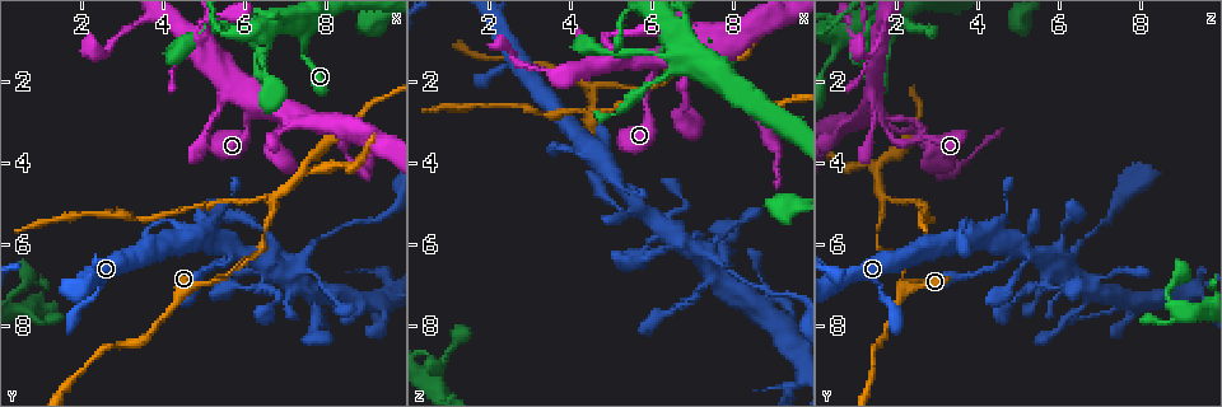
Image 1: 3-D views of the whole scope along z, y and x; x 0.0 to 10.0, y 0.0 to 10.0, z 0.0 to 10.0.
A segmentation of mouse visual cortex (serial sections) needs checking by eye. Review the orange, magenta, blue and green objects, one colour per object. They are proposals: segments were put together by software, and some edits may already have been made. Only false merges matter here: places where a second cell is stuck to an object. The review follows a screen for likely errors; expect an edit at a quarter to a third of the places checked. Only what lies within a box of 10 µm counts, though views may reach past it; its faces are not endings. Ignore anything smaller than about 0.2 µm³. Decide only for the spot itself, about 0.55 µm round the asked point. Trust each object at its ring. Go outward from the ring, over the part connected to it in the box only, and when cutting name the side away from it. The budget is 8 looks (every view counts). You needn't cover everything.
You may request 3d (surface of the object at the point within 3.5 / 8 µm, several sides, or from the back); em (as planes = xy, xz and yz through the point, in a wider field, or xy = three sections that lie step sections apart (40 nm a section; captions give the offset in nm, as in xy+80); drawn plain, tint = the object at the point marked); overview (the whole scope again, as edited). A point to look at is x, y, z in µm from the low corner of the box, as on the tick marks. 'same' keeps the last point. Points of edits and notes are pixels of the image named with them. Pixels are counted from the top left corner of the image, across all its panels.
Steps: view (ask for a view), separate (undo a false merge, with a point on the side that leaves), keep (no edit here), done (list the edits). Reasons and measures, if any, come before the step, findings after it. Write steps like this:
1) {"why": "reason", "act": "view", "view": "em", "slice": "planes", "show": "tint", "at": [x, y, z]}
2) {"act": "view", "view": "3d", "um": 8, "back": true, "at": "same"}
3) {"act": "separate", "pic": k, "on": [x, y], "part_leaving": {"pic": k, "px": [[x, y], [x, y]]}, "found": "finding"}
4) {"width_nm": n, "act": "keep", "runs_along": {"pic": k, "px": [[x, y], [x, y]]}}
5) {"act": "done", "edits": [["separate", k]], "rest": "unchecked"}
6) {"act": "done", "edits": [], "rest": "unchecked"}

{"why": "arms part here", "act": "view", "view": "3d", "um": 3.5, "at": [7.50, 4.20, 1.65]}

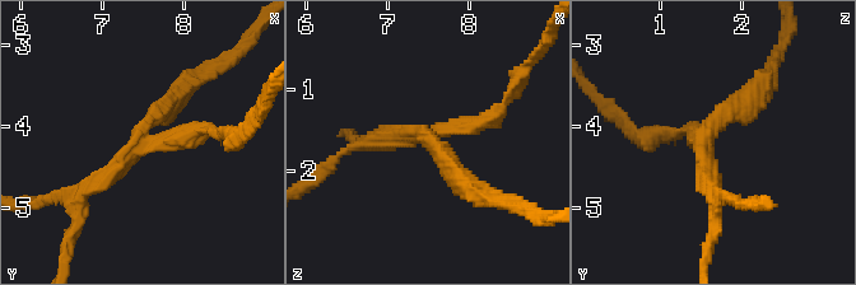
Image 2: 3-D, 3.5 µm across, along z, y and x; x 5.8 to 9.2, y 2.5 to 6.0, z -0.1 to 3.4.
{"act": "view", "view": "em", "slice": "xy", "step": 5, "show": "tint", "at": [7.45, 4.30, 1.60]}

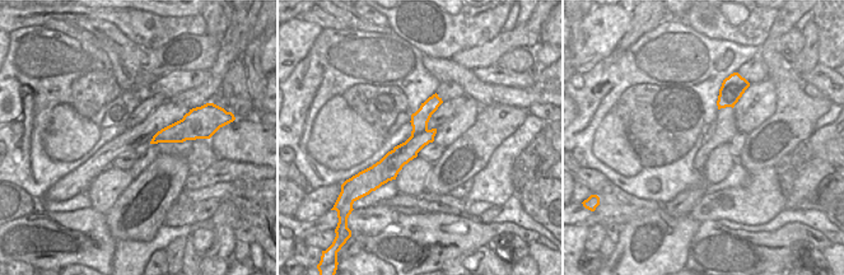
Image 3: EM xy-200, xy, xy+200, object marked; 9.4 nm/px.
{"arms": 3, "arm_widths_nm": [200, 200, 250], "act": "separate", "pic": 2, "on": [189, 143], "found": "a second cell is stuck on"}

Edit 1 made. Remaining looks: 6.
{"act": "view", "view": "overview"}

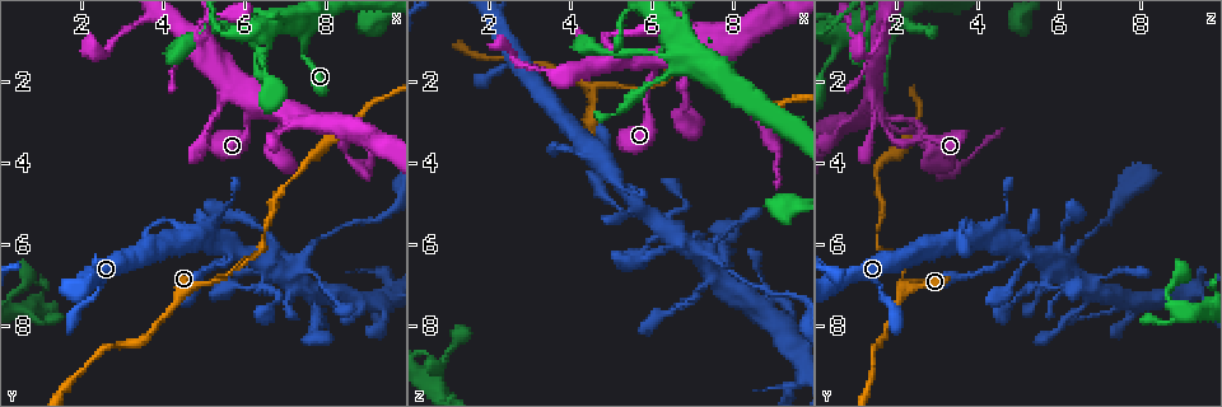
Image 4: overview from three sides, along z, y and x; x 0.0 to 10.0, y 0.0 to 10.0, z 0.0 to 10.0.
{"why": "two arms in line, one across", "act": "view", "view": "3d", "um": 8, "at": [7.25, 6.70, 6.35]}

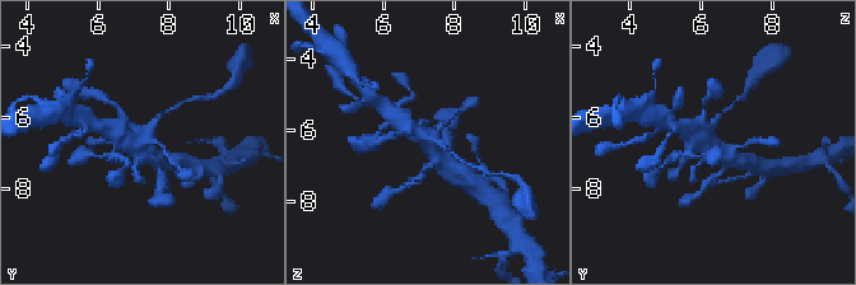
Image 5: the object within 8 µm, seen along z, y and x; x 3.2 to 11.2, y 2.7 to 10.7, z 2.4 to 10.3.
{"why": "shape alone is not enough", "act": "view", "view": "em", "slice": "xy", "step": 2, "show": "tint", "at": "same"}

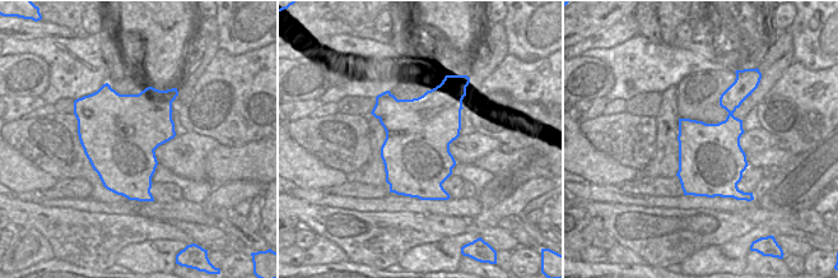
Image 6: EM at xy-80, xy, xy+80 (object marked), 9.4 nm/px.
{"act": "keep", "runs_along": {"pic": 5, "px": [[401, 120], [447, 164]]}, "found": "continuous, no second cell"}

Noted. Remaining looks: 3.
{"why": "small branch off a trunk", "act": "view", "view": "3d", "um": 8, "at": [6.30, 2.60, 1.35]}

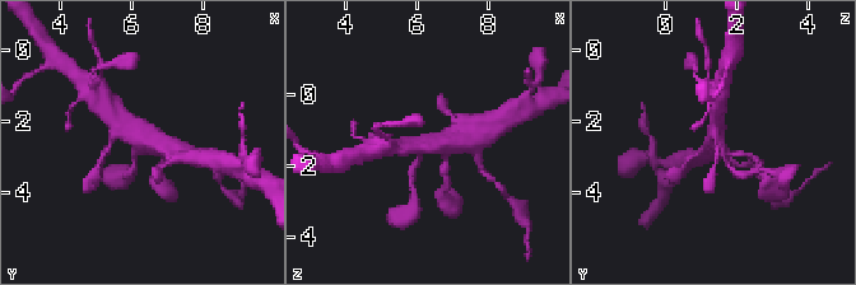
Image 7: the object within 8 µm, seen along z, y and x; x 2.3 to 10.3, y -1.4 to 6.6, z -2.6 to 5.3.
{"why": "closer look", "act": "view", "view": "3d", "um": 3.5, "at": "same"}

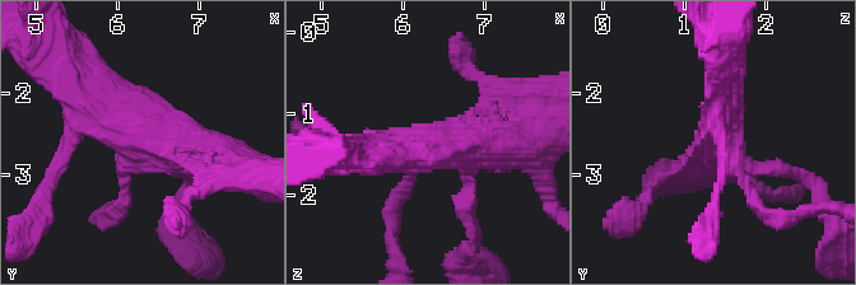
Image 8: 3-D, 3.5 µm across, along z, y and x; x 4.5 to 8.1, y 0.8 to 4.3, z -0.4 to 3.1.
{"why": "need the tissue", "act": "view", "view": "em", "slice": "xy", "step": 1, "show": "tint", "at": [6.30, 2.60, 1.40]}

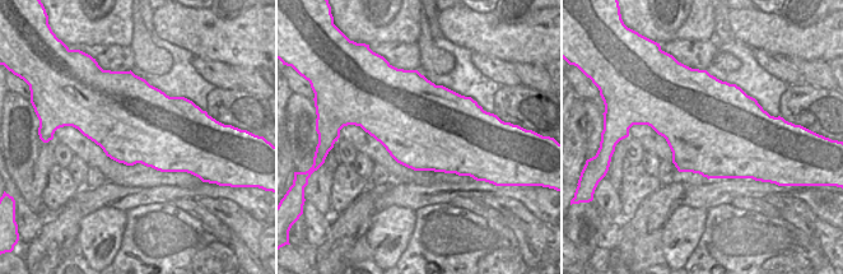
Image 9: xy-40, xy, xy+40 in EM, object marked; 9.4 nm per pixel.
{"act": "keep", "runs_along": {"pic": 8, "px": [[120, 210], [147, 139], [226, 159]]}, "found": "continuous, no second cell"}

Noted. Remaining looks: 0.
{"act": "done", "edits": [["separate", 2]], "rest": "unchecked"}

